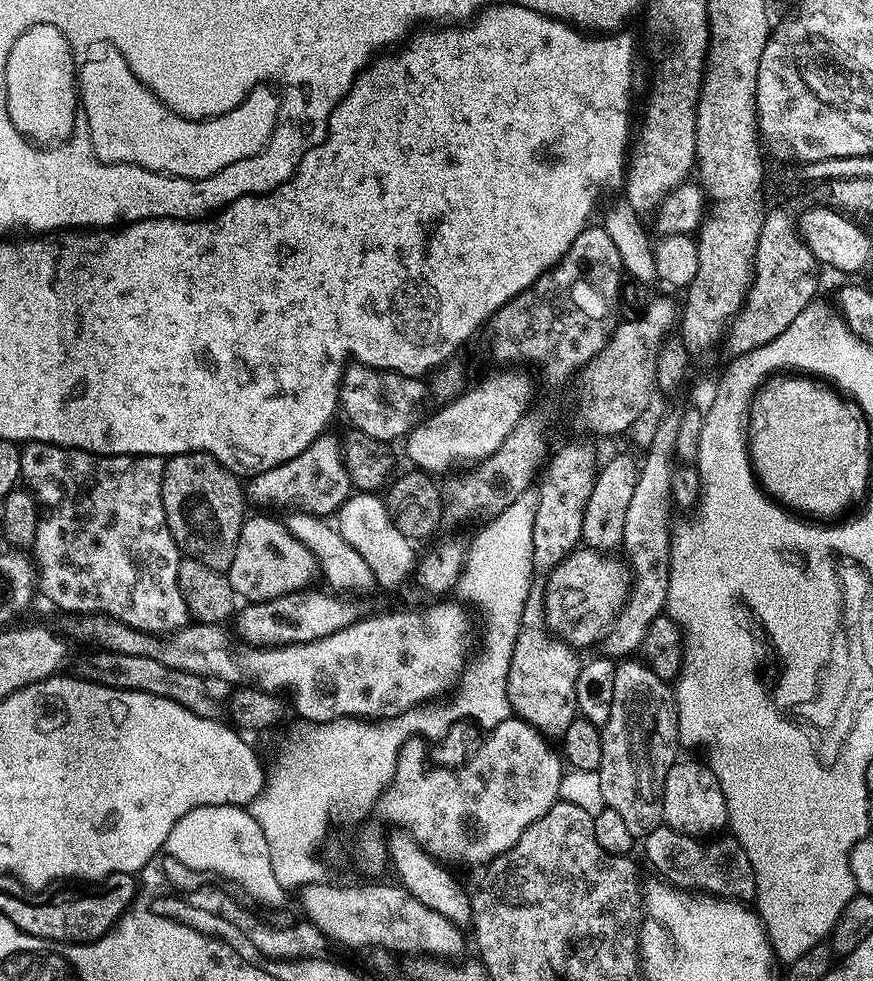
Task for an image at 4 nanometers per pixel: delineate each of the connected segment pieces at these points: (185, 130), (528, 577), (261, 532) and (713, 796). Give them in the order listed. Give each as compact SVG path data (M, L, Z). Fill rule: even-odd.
M94 42L87 45L88 52L78 64L78 91L80 102L86 114L88 133L92 149L104 164L133 164L146 170L163 172L166 176L181 176L191 180L210 178L242 158L256 156L264 150L276 129L280 117L281 93L267 83L259 84L234 110L224 112L212 119L192 120L180 116L156 97L149 88L136 77L136 72L114 45L108 42Z
M531 495L520 496L510 506L506 506L501 512L495 513L492 520L467 547L464 560L464 569L458 578L455 591L460 592L459 599L464 602L477 604L484 611L488 619L486 632L492 636L491 650L512 650L512 641L518 638L518 630L522 622L522 606L526 602L526 594L530 594L532 585L532 527L534 526L534 514L536 505Z
M249 515L238 534L238 550L234 550L234 562L230 562L226 575L237 597L251 602L299 592L313 583L312 572L314 576L316 571L316 559L290 534L283 519Z
M681 759L666 774L663 823L683 836L705 838L728 828L728 811L722 786L707 763Z

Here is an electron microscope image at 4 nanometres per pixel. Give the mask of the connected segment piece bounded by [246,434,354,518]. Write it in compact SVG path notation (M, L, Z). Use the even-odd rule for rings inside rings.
M333 434L319 436L302 454L282 462L262 474L251 477L246 492L260 503L292 504L293 509L312 512L315 516L331 517L349 496L353 495L352 479L348 476L346 452L342 440Z

